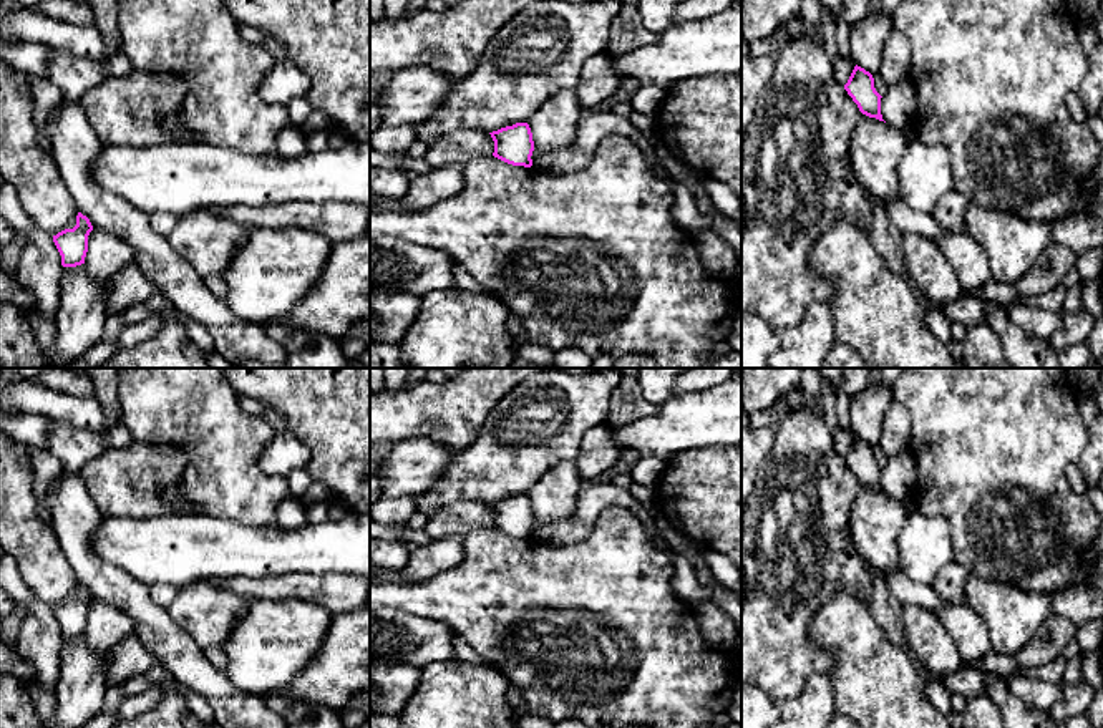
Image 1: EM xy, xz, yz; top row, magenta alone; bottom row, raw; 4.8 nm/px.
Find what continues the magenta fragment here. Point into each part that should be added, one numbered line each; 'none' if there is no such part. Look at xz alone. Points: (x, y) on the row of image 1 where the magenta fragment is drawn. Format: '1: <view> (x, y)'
none

